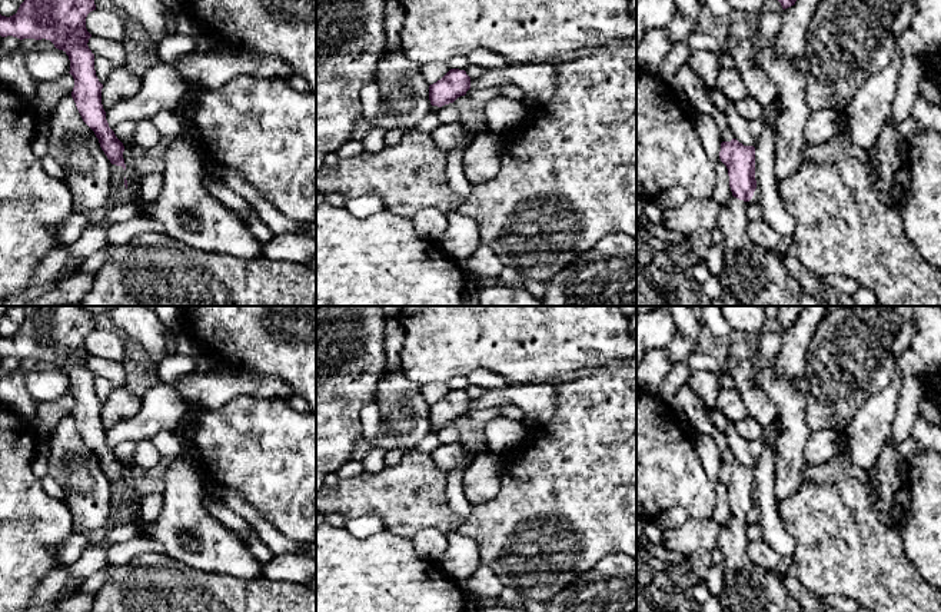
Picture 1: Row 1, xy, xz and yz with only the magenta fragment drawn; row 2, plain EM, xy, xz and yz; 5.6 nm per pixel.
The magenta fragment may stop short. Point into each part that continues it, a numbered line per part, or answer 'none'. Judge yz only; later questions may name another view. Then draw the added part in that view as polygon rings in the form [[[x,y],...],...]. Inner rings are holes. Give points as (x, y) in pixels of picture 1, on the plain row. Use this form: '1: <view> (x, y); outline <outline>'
1: yz (747, 586); outline [[[736,518],[721,526],[718,548],[724,556],[724,589],[719,602],[724,612],[804,612],[798,601],[787,591],[784,579],[757,565],[748,555],[747,523]]]

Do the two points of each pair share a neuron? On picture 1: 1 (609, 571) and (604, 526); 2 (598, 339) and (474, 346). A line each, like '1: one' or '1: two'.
1: two
2: one

